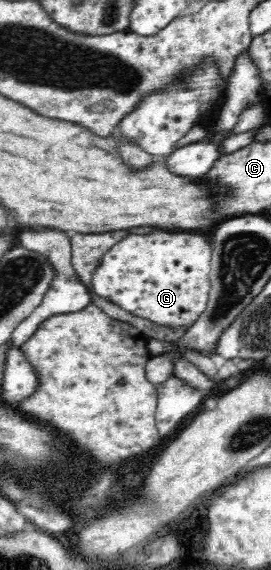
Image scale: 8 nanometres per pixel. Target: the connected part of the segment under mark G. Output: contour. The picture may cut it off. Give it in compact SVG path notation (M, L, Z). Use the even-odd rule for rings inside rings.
M158 227L147 234L128 232L102 254L92 276L93 291L155 326L187 330L208 304L211 257L211 245L198 231Z

